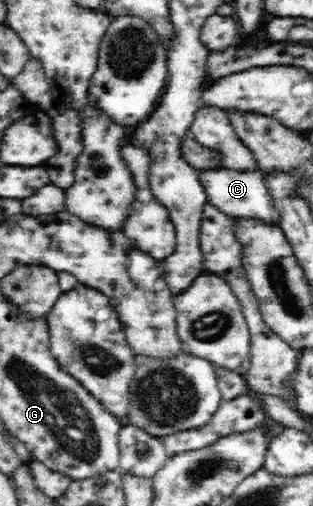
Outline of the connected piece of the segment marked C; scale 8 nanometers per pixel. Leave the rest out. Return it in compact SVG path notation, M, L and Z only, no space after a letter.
M220 167L214 170L202 171L202 182L207 193L207 199L224 213L244 220L266 222L266 224L272 226L279 225L281 213L279 207L275 206L277 199L267 186L267 179L268 174L258 167L252 169Z

